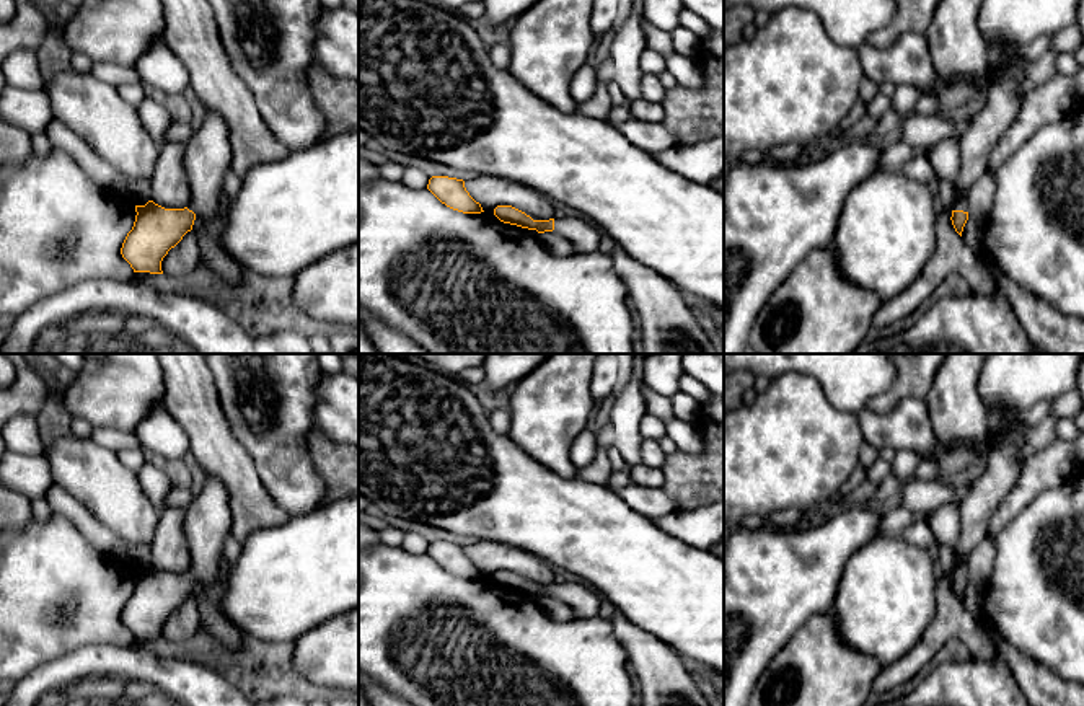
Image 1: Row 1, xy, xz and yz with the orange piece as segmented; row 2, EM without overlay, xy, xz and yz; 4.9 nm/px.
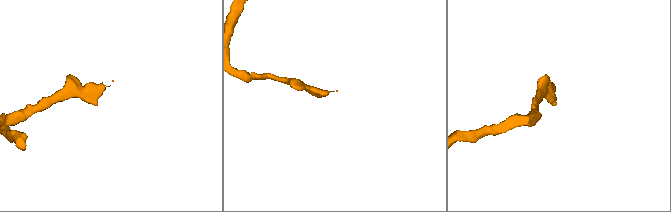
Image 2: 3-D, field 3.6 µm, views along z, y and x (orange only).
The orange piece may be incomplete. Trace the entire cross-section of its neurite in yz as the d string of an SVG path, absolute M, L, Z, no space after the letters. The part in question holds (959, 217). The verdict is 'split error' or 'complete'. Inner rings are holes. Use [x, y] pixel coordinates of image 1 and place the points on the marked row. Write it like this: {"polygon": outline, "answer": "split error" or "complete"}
{"polygon": "M958 194L955 202L954 202L954 210L952 210L952 225L955 232L962 236L963 227L968 220L968 194Z", "answer": "split error"}

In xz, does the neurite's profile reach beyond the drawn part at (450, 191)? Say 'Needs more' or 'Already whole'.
Already whole

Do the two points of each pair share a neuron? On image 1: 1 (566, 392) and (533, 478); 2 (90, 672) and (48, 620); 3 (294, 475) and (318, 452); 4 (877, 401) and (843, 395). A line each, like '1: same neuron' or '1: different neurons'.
1: different neurons
2: different neurons
3: different neurons
4: different neurons

